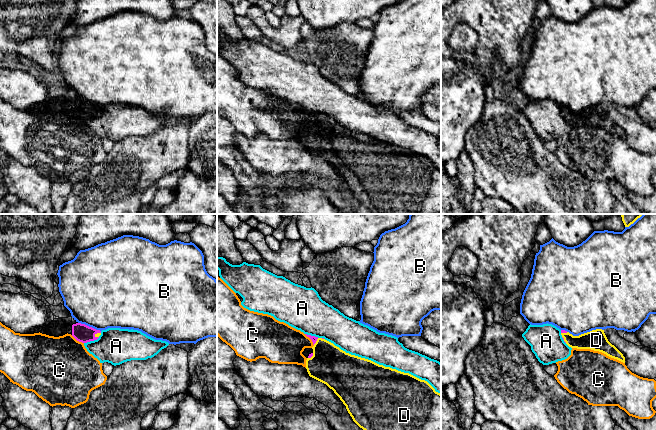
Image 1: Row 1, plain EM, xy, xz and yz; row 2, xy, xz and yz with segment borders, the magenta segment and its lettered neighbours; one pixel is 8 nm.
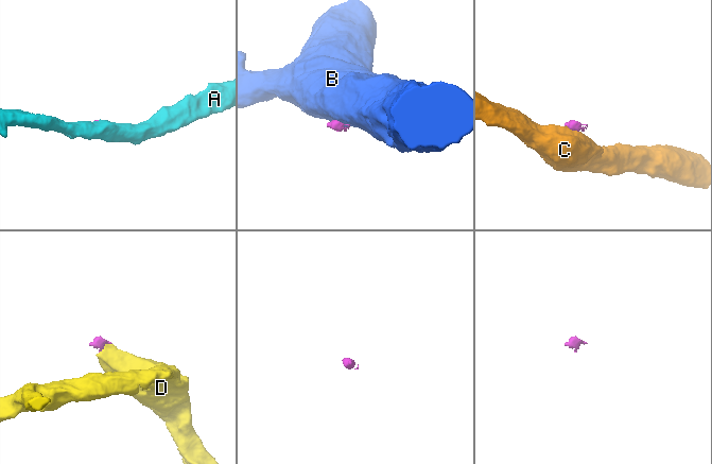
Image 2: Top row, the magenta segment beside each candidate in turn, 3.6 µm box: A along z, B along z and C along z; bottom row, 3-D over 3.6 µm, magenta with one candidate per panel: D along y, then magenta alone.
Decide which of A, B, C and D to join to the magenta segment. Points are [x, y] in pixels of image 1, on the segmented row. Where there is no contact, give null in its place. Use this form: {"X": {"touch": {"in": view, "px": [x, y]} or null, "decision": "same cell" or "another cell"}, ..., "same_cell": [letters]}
{"A": {"touch": {"in": "xy", "px": [91, 340]}, "decision": "another cell"}, "B": {"touch": {"in": "xy", "px": [88, 326]}, "decision": "another cell"}, "C": {"touch": {"in": "xy", "px": [77, 340]}, "decision": "another cell"}, "D": {"touch": {"in": "xy", "px": [97, 332]}, "decision": "same cell"}, "same_cell": ["D"]}

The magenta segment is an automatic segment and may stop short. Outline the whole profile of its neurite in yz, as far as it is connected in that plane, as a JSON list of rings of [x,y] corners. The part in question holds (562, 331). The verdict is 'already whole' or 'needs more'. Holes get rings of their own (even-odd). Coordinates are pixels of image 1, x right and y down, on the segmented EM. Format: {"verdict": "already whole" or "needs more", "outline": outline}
{"verdict": "needs more", "outline": [[[602,329],[592,330],[579,336],[573,336],[569,332],[561,330],[561,335],[564,342],[571,348],[599,351],[625,363],[623,354],[608,341]]]}

